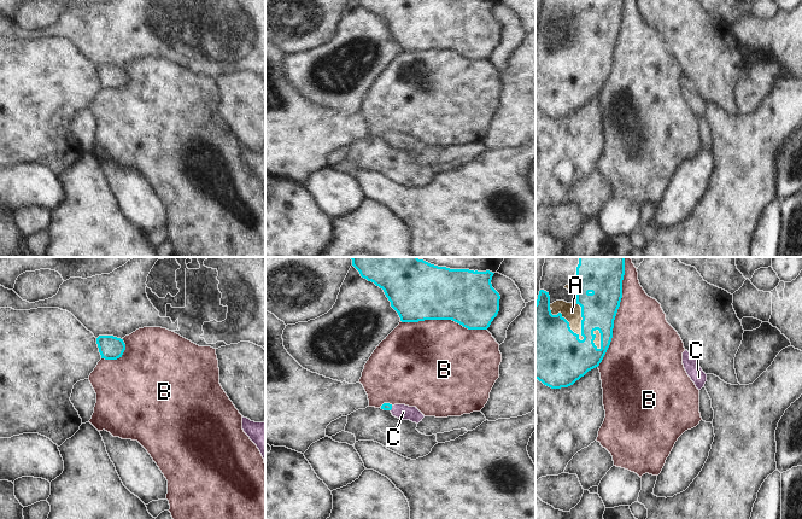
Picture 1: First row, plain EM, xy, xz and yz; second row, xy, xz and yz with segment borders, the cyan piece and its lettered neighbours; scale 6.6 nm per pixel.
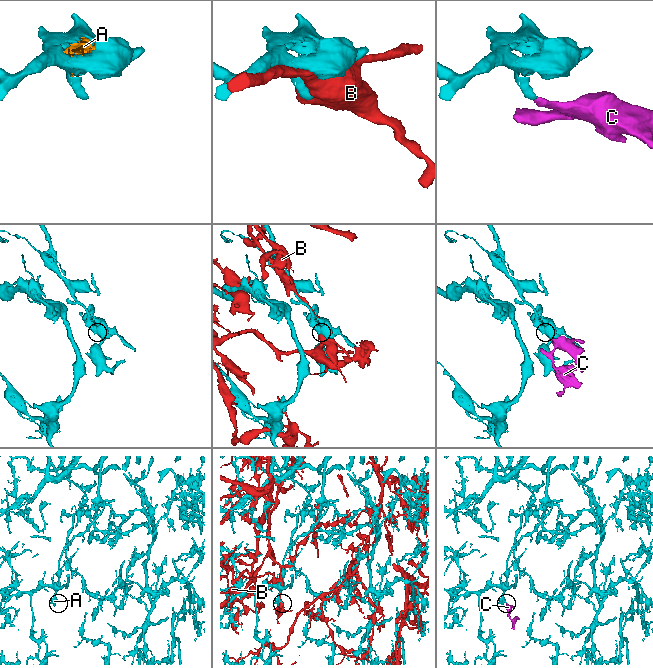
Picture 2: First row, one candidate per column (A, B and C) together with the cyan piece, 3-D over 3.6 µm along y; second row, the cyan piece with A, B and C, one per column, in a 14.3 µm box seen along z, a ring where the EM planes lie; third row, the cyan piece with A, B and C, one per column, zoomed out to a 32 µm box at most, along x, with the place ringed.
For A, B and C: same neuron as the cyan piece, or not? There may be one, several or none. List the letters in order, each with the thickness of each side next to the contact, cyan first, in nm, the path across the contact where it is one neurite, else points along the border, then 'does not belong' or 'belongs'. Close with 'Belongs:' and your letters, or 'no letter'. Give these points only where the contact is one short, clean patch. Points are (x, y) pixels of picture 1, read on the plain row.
A: 440/130 nm | belongs
B: 240/420 nm | does not belong
C: 50/100 nm | across xz (386, 135), (391, 138), (403, 141) | belongs
Belongs: A, C

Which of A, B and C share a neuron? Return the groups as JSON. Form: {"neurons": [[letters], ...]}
{"neurons": [["A", "C"], ["B"]]}

